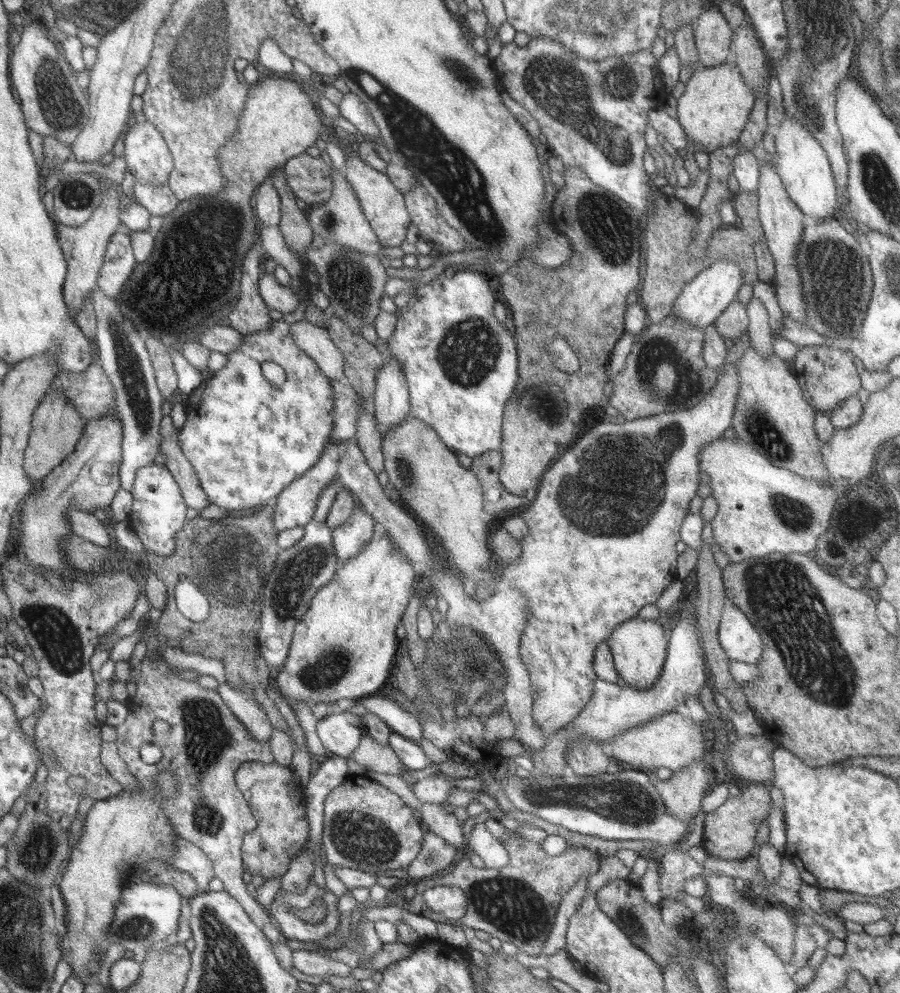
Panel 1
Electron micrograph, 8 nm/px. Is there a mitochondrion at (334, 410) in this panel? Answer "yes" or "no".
no

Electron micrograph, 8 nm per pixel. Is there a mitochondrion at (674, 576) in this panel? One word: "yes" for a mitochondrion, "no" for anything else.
no

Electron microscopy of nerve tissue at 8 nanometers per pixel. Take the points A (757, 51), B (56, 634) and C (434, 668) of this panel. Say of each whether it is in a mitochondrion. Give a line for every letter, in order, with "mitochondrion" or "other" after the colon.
A: other
B: mitochondrion
C: mitochondrion

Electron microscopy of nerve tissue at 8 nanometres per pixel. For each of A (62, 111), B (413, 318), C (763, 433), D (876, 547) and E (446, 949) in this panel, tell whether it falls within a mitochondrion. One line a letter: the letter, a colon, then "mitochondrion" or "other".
A: mitochondrion
B: other
C: mitochondrion
D: other
E: other

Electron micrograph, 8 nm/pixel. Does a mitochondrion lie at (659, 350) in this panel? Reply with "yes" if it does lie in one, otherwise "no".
yes

